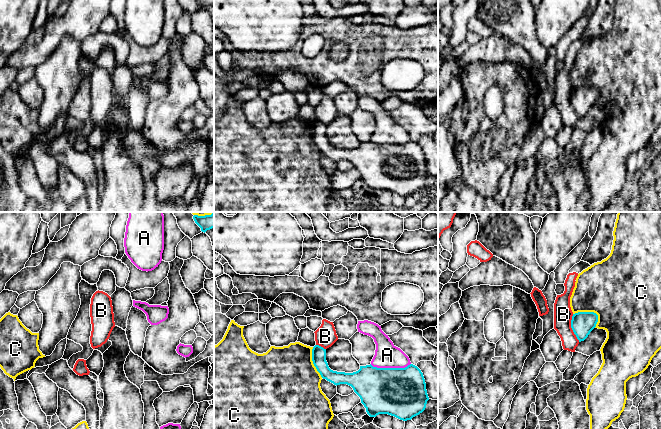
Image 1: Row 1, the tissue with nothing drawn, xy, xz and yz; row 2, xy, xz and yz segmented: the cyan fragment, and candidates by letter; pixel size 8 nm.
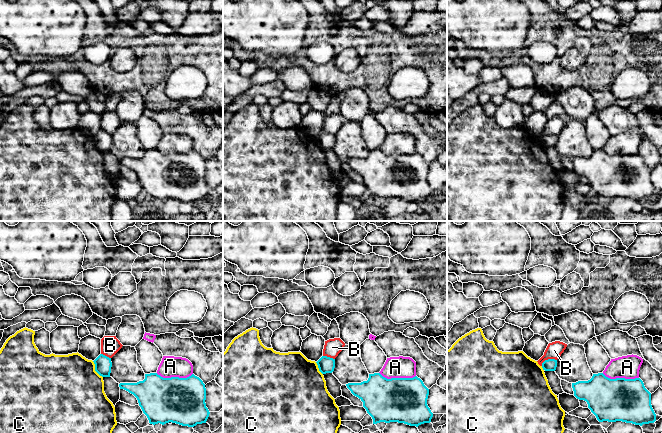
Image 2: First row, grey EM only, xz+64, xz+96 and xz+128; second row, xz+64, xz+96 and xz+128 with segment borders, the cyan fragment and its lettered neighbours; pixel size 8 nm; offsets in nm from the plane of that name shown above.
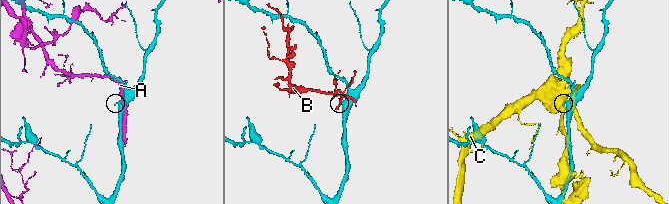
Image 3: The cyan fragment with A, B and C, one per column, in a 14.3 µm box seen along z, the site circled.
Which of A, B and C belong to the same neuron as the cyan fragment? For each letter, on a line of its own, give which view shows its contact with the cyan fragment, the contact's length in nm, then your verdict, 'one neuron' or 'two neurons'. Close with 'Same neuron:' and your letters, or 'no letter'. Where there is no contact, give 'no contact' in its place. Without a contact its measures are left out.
A: xz | 320 nm | two neurons
B: yz | 240 nm | two neurons
C: yz | 220 nm | two neurons
Same neuron: no letter

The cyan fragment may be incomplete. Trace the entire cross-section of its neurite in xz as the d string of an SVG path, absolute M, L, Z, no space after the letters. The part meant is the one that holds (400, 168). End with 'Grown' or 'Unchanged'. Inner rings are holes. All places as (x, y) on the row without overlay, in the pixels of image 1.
M315 121L312 125L312 137L323 155L336 162L340 160L351 162L370 193L388 190L403 197L411 196L425 186L429 176L423 149L413 140L405 144L377 144L370 140L360 142L360 145L353 149L337 148L329 144L326 125L319 121Z. Unchanged

